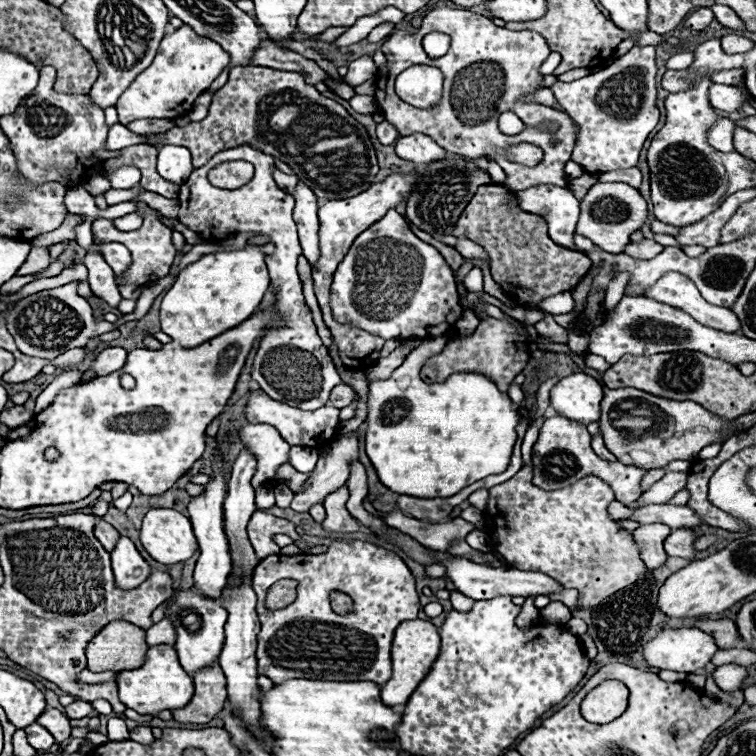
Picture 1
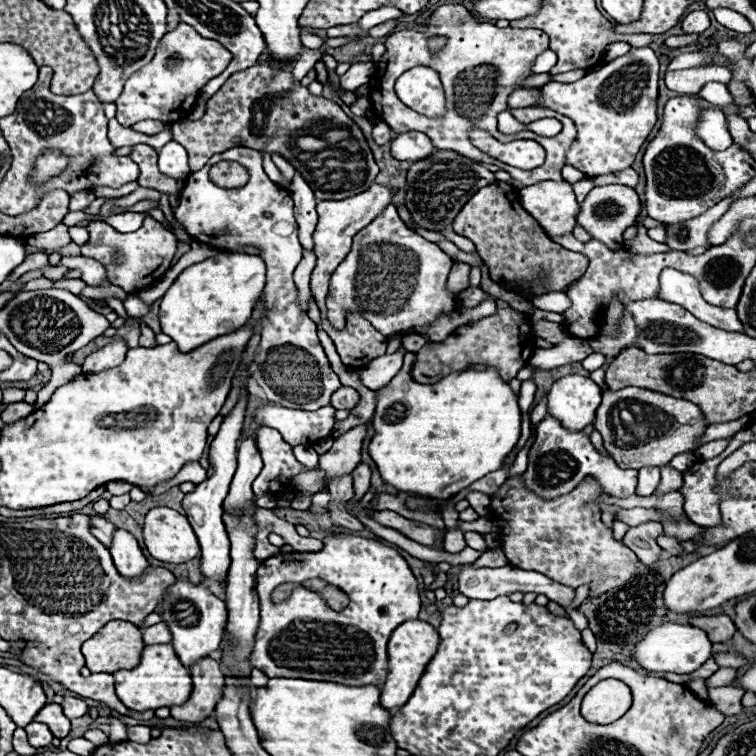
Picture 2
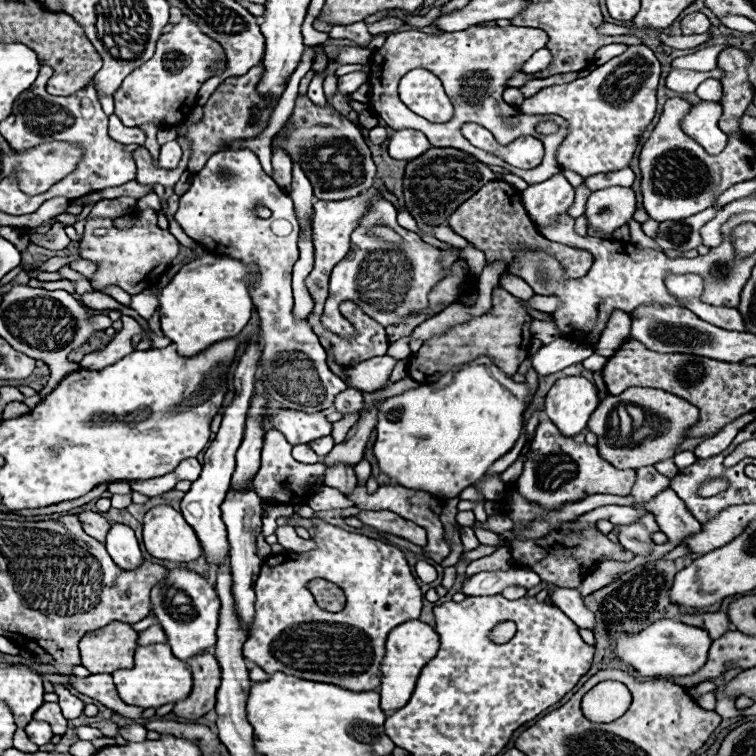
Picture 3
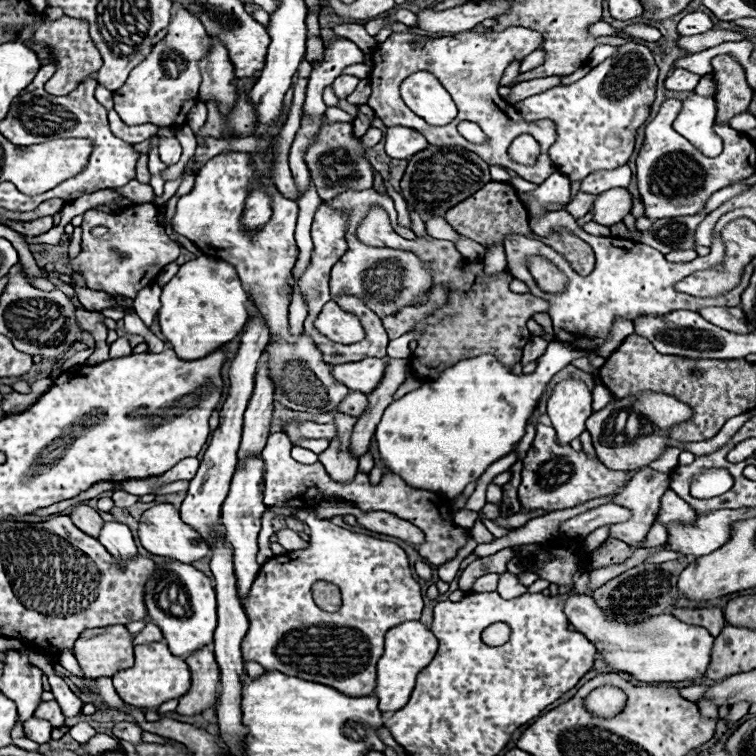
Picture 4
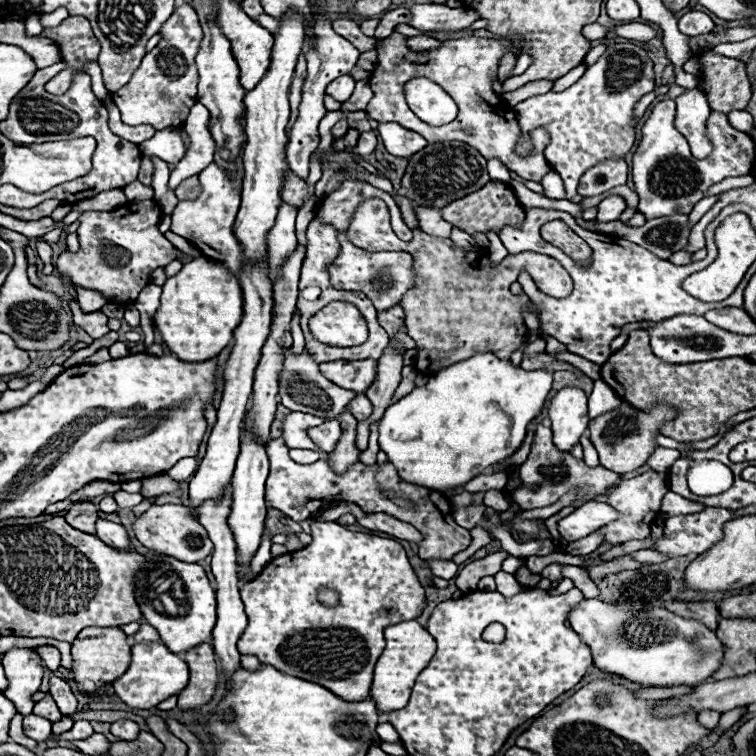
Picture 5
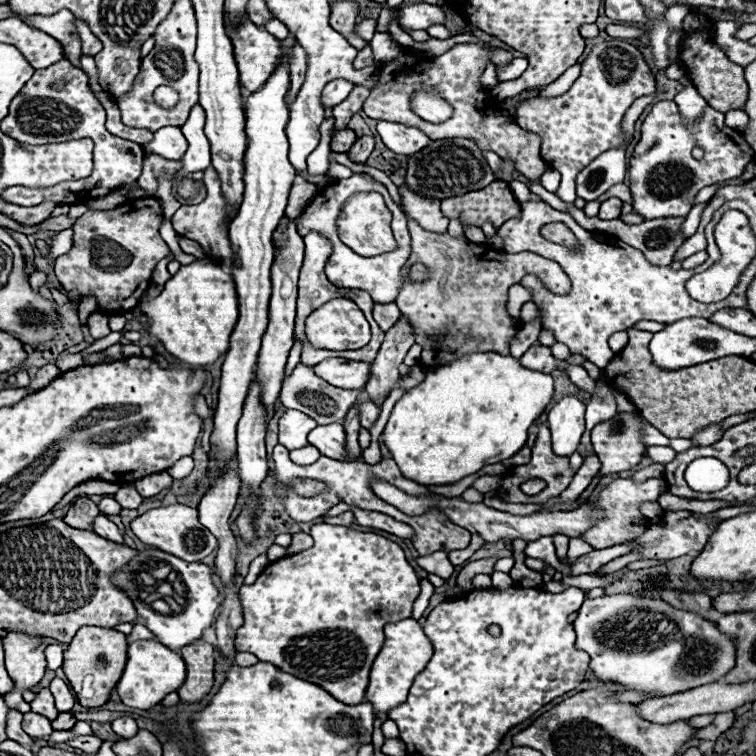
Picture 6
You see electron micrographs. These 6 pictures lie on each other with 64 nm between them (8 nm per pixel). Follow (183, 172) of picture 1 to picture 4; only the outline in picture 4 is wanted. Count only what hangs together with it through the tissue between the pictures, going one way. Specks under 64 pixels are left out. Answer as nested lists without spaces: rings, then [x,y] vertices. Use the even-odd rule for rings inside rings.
[[[176,136],[158,138],[158,154],[160,154],[164,164],[168,164],[168,166],[176,164],[180,160],[180,156],[182,156],[182,146],[180,146],[178,138]]]

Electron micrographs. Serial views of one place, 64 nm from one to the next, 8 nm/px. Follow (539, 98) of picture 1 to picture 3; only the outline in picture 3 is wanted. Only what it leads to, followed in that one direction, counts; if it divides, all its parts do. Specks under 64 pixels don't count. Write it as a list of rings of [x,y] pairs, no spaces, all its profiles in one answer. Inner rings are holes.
[[[507,87],[503,93],[503,99],[506,103],[513,106],[520,106],[525,98],[518,88]]]

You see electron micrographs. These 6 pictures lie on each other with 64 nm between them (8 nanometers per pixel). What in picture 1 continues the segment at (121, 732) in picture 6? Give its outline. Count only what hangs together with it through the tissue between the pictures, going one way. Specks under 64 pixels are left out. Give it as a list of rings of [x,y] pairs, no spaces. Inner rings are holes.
[[[138,726],[138,728],[130,730],[130,740],[140,742],[140,744],[152,744],[154,736],[152,736],[152,730],[148,726]]]

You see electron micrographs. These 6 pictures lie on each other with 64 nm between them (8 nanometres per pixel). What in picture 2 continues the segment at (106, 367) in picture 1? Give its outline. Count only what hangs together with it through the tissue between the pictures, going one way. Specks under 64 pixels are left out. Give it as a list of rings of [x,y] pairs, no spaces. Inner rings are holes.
[[[114,340],[108,346],[100,348],[98,352],[88,354],[84,358],[82,370],[84,372],[102,372],[102,370],[114,368],[114,366],[122,364],[122,360],[124,360],[127,352],[128,346],[126,346],[126,340]]]

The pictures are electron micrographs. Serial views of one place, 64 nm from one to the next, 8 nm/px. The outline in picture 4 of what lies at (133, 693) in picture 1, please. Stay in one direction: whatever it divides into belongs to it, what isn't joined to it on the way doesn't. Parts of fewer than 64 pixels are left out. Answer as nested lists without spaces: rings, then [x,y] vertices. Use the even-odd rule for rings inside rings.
[[[164,642],[134,646],[134,658],[136,660],[134,660],[132,668],[116,672],[112,676],[114,688],[126,704],[136,706],[136,708],[158,708],[162,702],[180,698],[184,692],[188,692],[188,688],[190,688],[188,664],[182,658],[170,654],[170,650]]]

